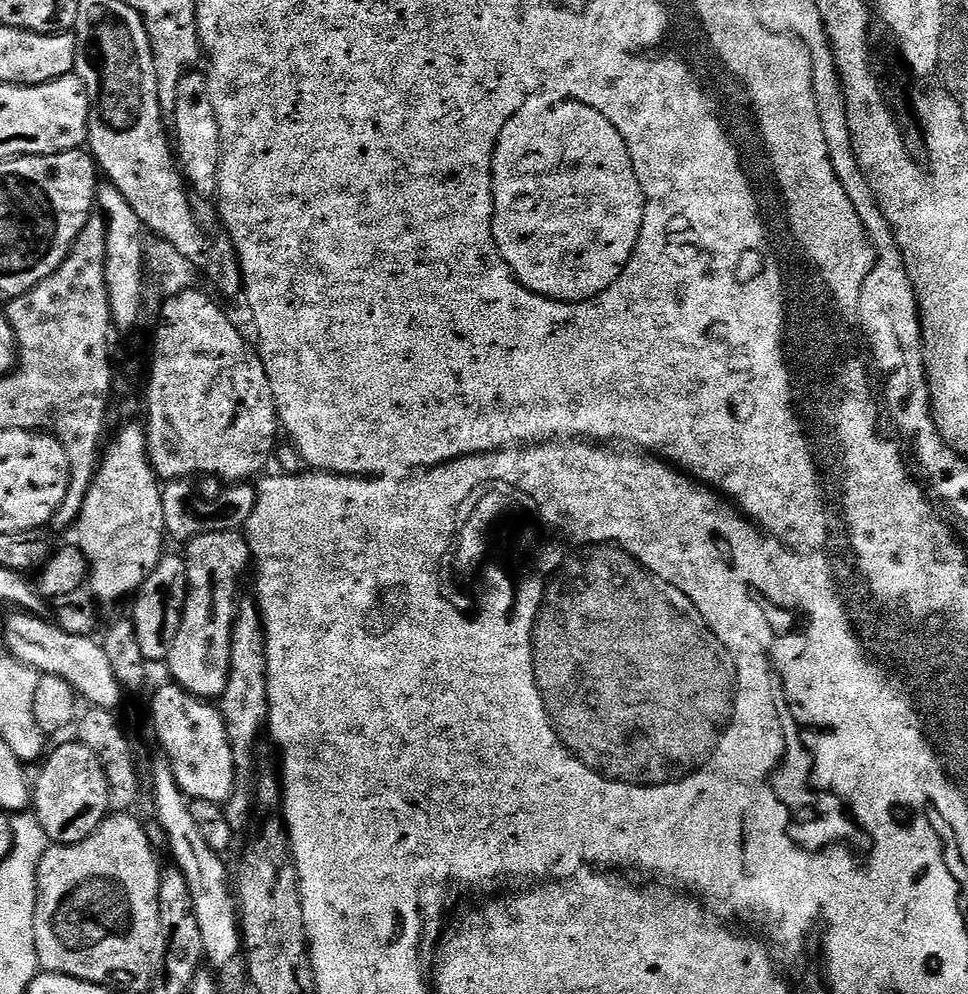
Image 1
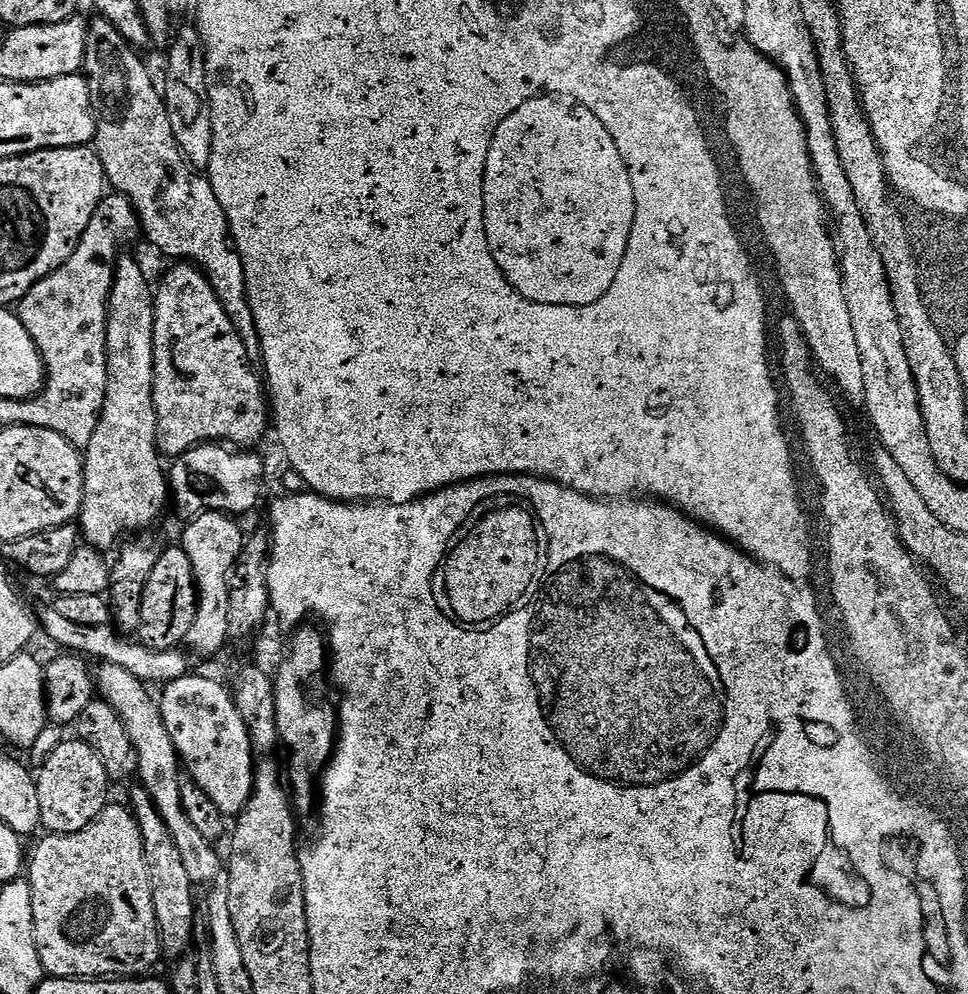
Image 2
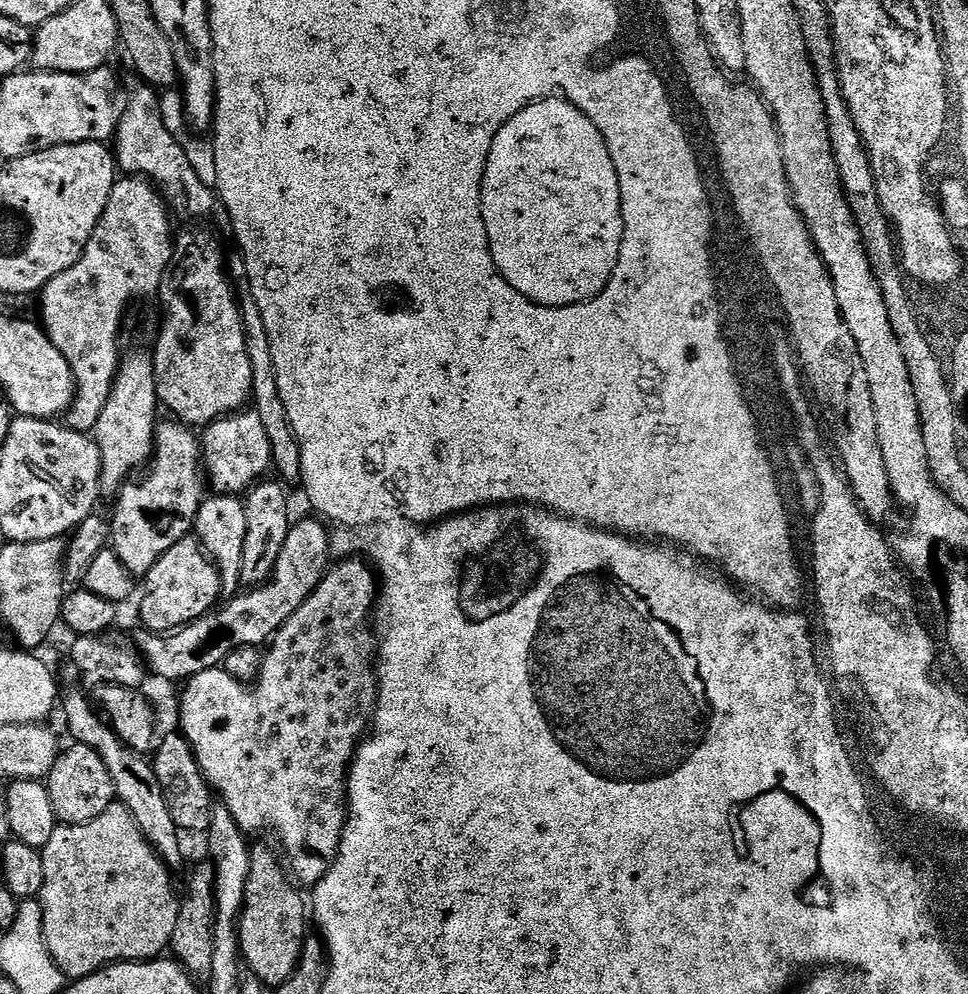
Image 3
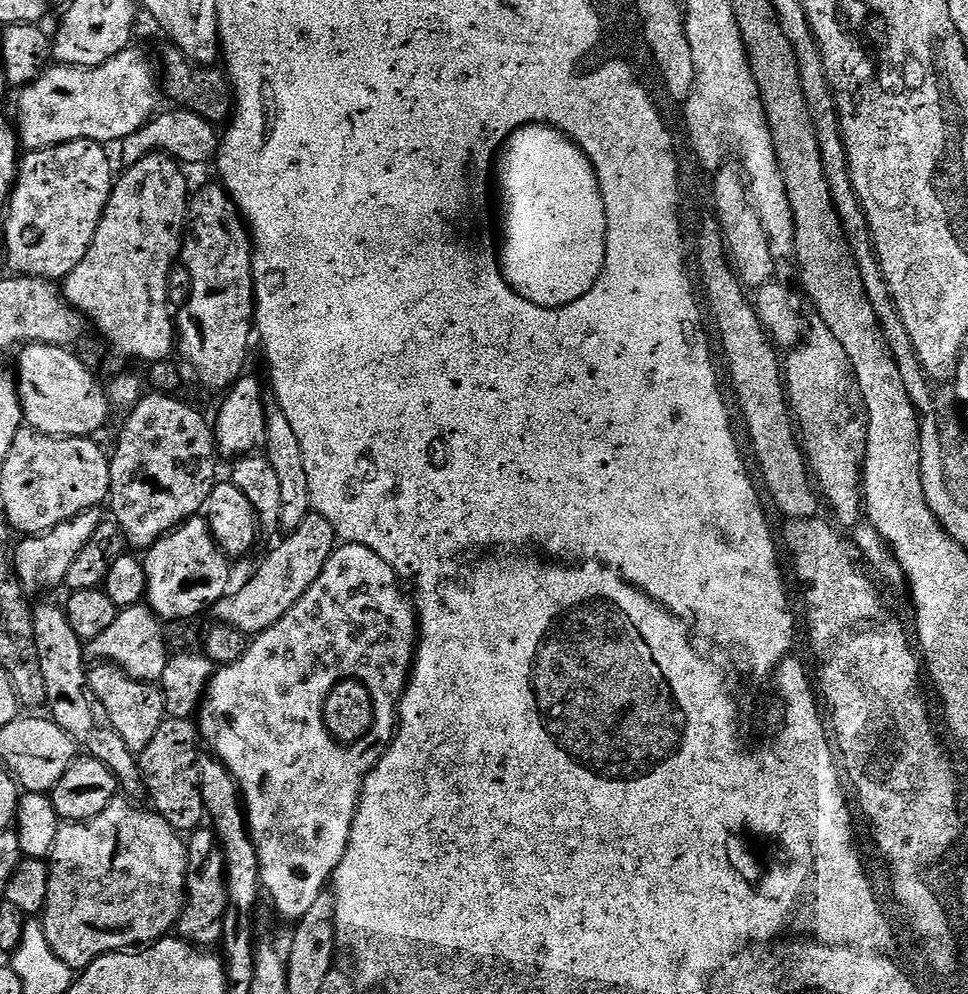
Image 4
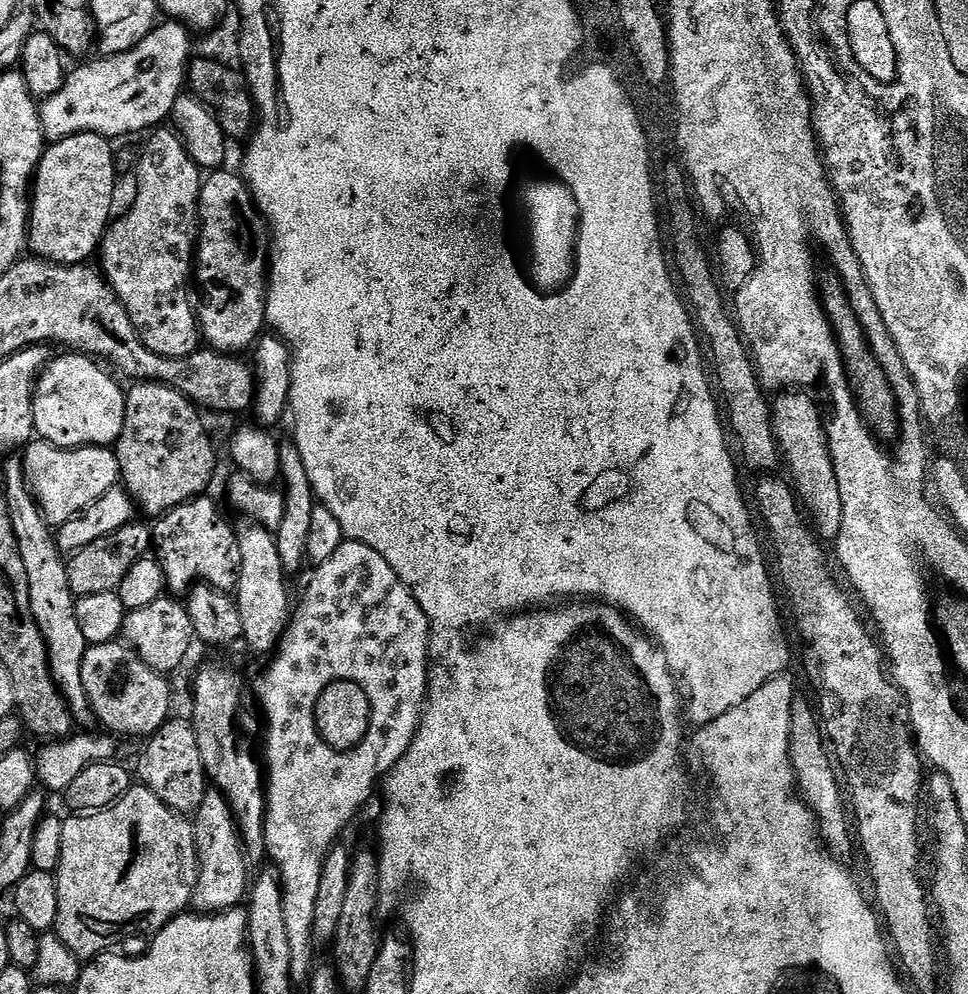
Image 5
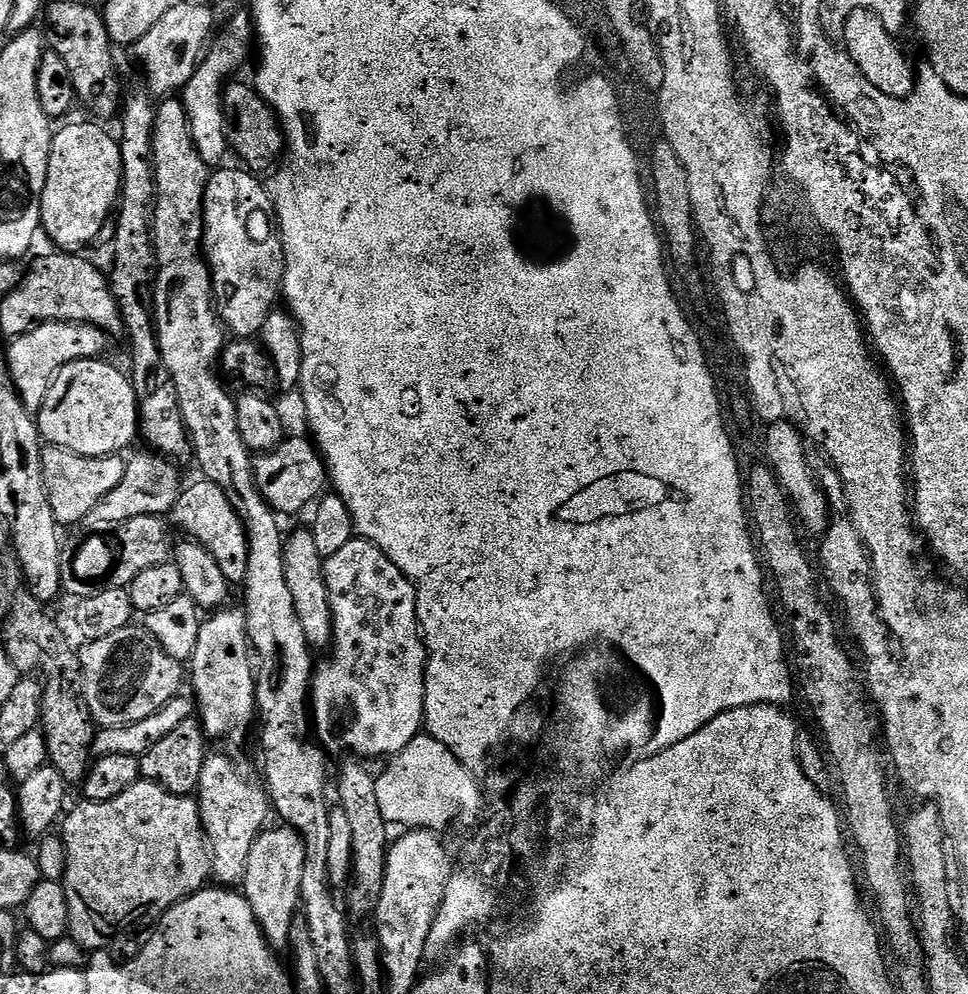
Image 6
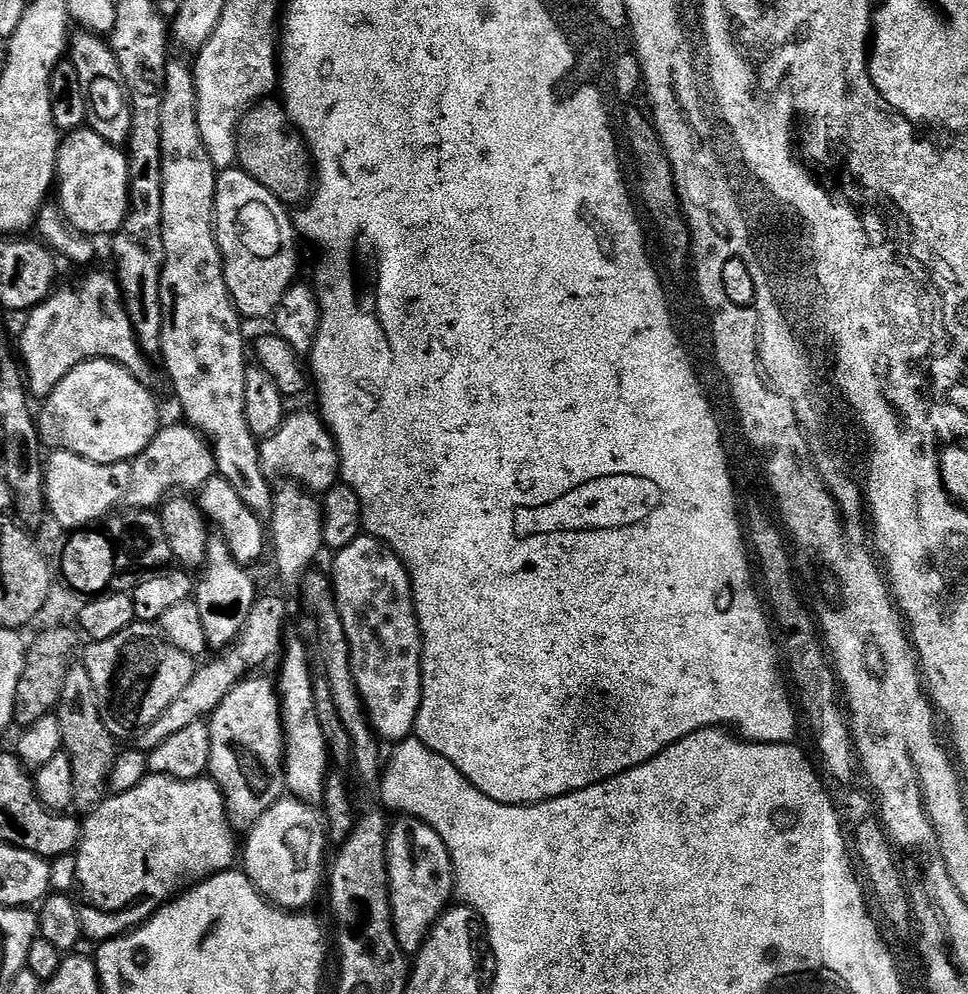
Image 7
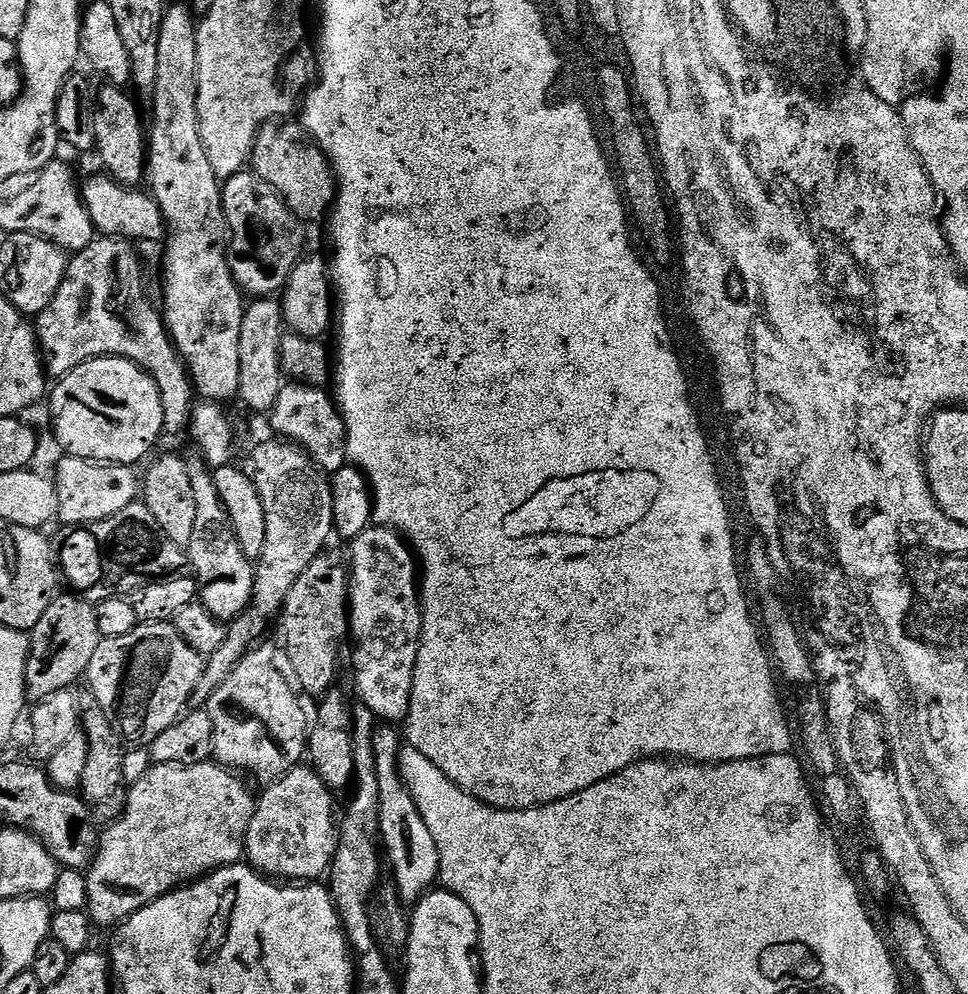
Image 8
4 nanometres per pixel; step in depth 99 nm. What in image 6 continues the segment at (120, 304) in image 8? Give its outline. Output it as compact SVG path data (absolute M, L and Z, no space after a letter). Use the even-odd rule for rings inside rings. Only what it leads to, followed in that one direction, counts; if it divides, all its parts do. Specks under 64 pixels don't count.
M46 322L31 328L26 334L15 337L10 346L7 345L8 365L10 366L10 378L14 378L14 386L26 406L26 410L33 414L39 413L42 402L48 393L48 387L54 382L54 378L70 362L75 360L94 360L105 355L104 351L110 343L109 337L100 328L89 324L67 324L66 322Z

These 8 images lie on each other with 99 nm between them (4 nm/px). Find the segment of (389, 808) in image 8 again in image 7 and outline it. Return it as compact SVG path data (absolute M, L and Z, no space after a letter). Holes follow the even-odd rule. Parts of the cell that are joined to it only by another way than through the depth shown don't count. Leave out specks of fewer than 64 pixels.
M401 815L397 820L400 821L388 828L388 889L392 925L400 949L406 954L415 954L428 937L428 931L436 925L437 918L453 903L456 879L452 873L452 859L440 835L427 822L417 820L415 816Z

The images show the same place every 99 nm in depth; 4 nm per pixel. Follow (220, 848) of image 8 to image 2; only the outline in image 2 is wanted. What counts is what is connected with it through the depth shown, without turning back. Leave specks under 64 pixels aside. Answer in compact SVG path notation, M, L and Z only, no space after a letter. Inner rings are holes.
M115 802L109 803L100 812L100 817L94 822L90 822L90 826L86 826L82 830L78 830L74 834L48 834L45 835L45 840L37 846L36 849L31 849L30 859L26 864L26 879L30 886L30 894L34 898L34 938L36 939L36 945L38 946L38 958L42 962L45 973L52 978L144 978L149 975L148 972L152 967L155 966L159 960L162 960L162 945L160 942L160 923L156 917L156 910L154 908L154 890L150 886L150 870L148 869L148 863L146 862L146 854L142 850L142 834L140 833L140 827L136 821L135 816L132 815L131 811L127 807L124 808L120 804Z

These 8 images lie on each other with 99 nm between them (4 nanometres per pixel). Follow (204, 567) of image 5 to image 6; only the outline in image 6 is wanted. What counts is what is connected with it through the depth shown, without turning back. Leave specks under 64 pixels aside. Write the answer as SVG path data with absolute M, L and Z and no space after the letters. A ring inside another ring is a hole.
M203 478L197 481L197 484L192 484L189 488L187 485L181 491L178 502L170 513L171 523L176 523L184 531L185 537L195 540L214 556L218 566L222 566L222 574L226 574L229 585L243 585L246 566L250 566L250 550L238 514L230 506L226 494L222 494L222 486L214 486L214 482Z

